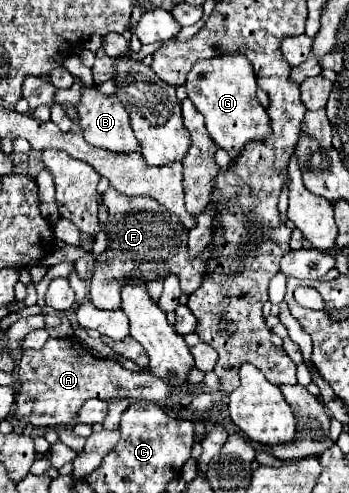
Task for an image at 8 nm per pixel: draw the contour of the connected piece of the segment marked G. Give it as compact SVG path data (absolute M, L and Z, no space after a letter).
M229 53L213 59L197 61L187 73L185 81L187 97L193 101L197 111L205 117L207 131L217 147L225 149L233 159L241 155L243 147L251 141L261 141L269 135L267 111L255 97L257 79L253 65L241 53Z

